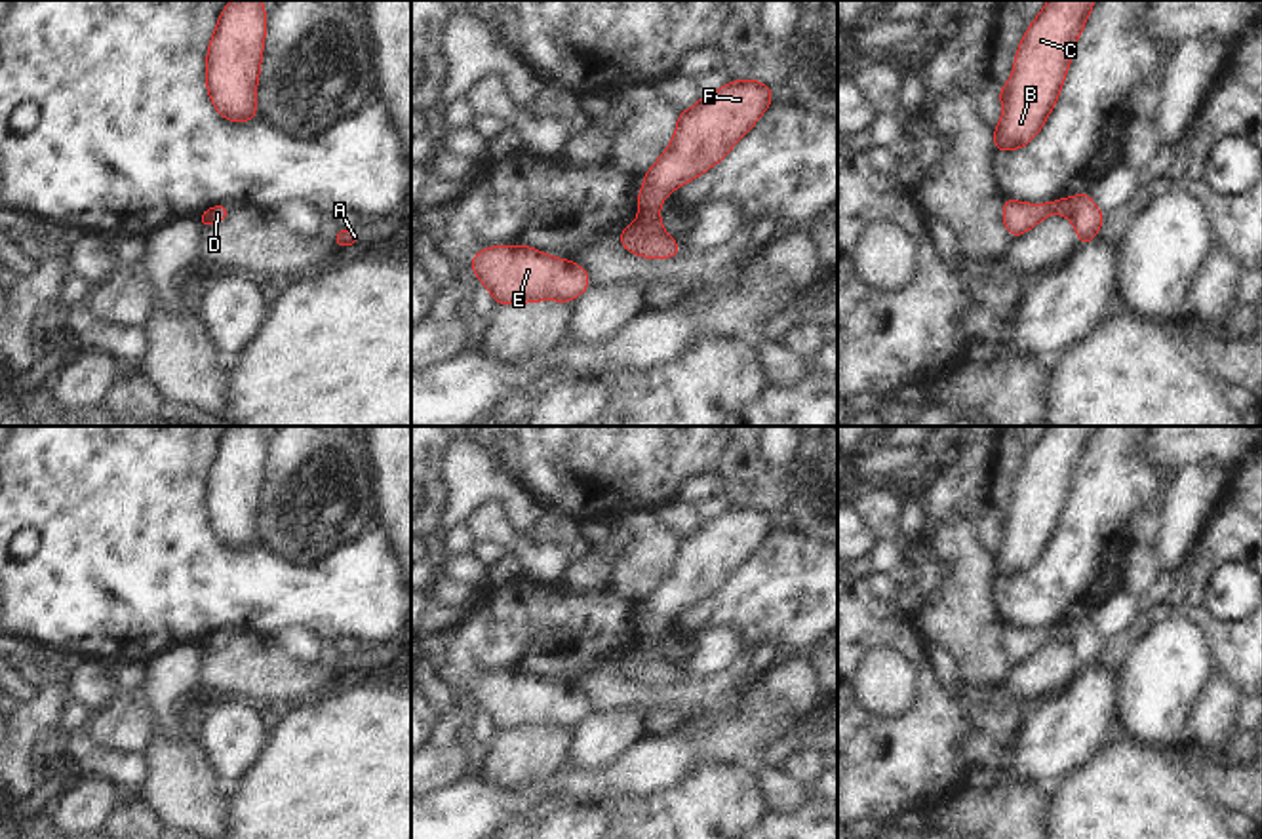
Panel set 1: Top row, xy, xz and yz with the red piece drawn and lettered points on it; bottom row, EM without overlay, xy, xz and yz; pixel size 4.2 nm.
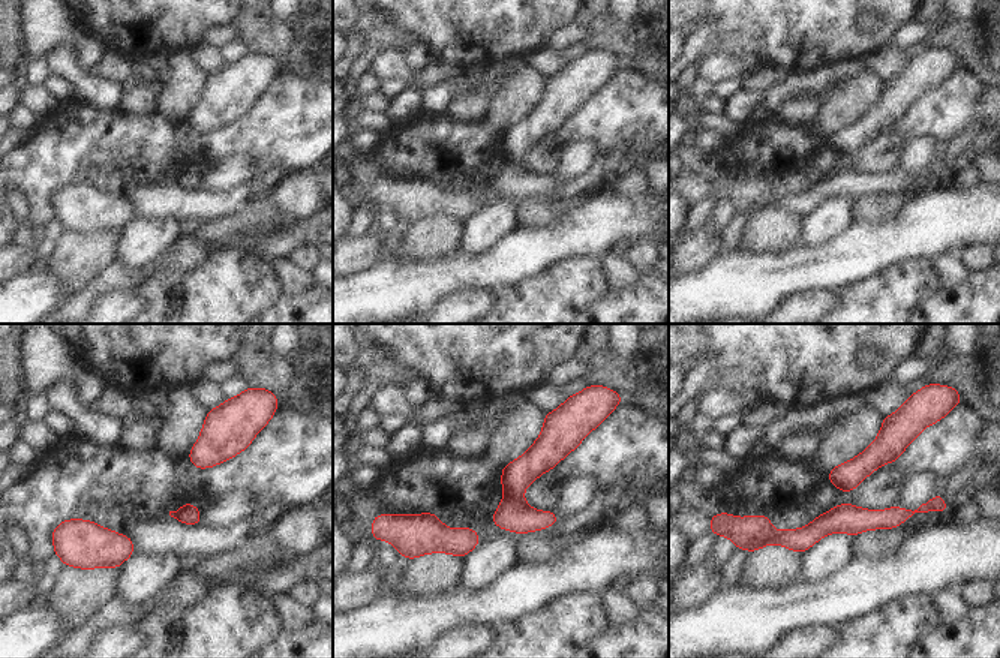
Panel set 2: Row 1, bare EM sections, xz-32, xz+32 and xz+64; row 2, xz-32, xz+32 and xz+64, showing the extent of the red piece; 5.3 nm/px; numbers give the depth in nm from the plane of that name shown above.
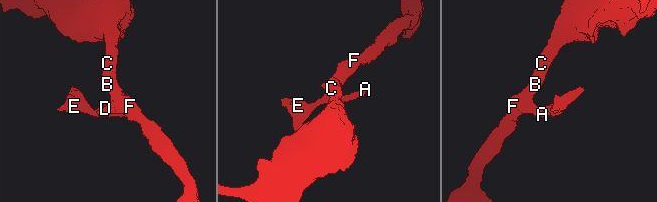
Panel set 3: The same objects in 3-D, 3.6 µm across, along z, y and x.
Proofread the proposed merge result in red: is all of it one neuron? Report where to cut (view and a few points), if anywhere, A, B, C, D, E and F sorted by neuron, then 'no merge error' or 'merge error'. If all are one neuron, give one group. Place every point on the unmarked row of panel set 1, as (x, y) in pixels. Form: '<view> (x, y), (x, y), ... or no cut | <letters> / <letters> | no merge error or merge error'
no cut | A B C D E F | no merge error

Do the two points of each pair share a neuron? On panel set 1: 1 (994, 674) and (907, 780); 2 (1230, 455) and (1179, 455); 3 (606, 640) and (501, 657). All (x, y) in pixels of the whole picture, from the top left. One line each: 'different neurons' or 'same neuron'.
1: different neurons
2: same neuron
3: same neuron

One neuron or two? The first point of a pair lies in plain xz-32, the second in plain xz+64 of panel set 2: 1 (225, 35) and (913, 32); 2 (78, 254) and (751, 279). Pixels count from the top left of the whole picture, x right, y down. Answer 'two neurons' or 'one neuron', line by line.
1: one neuron
2: two neurons

